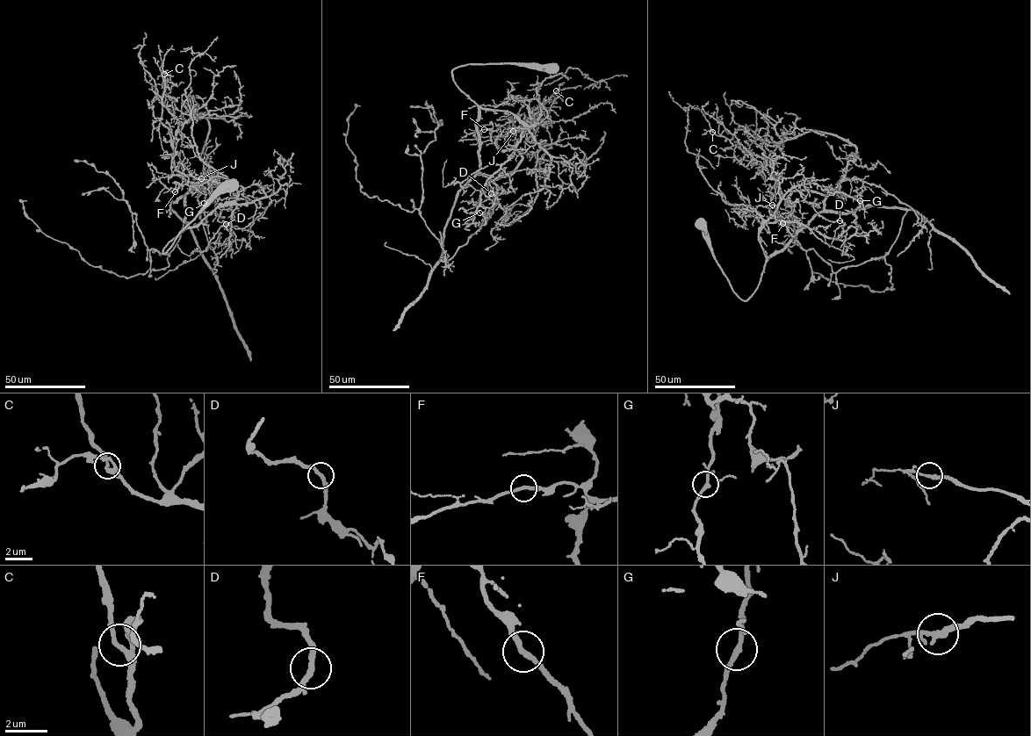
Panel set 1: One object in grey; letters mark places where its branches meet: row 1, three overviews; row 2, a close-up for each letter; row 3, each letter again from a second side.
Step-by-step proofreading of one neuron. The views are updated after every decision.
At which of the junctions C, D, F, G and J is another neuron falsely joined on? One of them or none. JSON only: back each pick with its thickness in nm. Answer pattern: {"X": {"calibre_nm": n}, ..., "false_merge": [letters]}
{"false_merge": []}

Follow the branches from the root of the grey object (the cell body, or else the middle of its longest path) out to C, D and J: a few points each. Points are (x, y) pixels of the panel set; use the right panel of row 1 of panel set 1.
C: (700, 223), (745, 300), (768, 258), (825, 204), (799, 190), (790, 206), (766, 160), (712, 132)
D: (700, 223), (731, 288), (745, 300), (766, 261), (760, 232), (787, 191), (794, 186), (818, 214), (839, 220)
J: (700, 223), (731, 288), (745, 300), (757, 287), (766, 261), (758, 240), (762, 219), (754, 209), (772, 205)

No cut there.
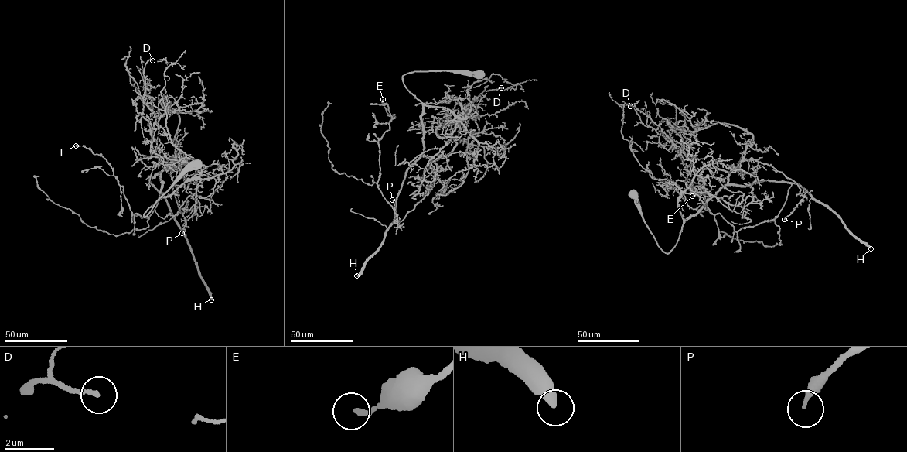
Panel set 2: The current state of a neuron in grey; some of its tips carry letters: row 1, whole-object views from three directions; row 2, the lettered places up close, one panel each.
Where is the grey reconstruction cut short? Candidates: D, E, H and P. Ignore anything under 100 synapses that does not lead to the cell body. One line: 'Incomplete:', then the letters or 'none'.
Incomplete: H

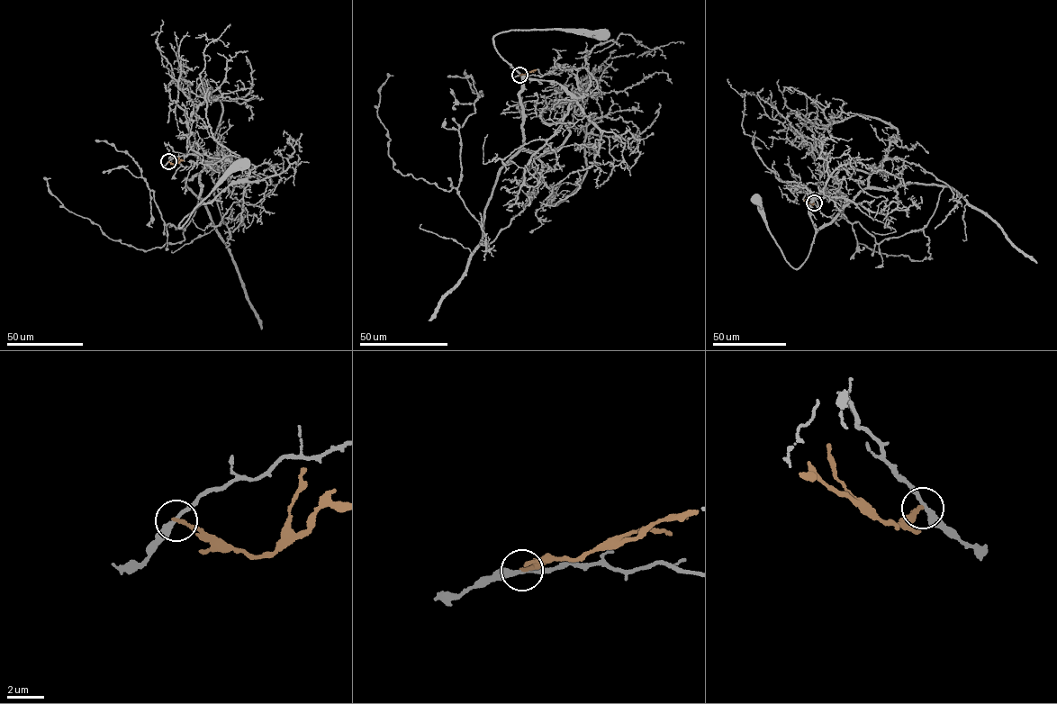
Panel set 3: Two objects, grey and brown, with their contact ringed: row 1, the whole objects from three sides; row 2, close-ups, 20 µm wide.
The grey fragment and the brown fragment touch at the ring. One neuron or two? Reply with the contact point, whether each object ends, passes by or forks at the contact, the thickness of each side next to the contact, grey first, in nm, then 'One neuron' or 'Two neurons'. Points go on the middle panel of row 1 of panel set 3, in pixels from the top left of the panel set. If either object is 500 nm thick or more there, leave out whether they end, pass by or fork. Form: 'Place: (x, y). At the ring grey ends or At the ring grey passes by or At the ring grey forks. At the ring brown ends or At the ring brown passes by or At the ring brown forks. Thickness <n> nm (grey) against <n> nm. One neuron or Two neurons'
Place: (519, 75). At the ring grey passes by. At the ring brown ends. Thickness 240 nm (grey) against 190 nm. Two neurons

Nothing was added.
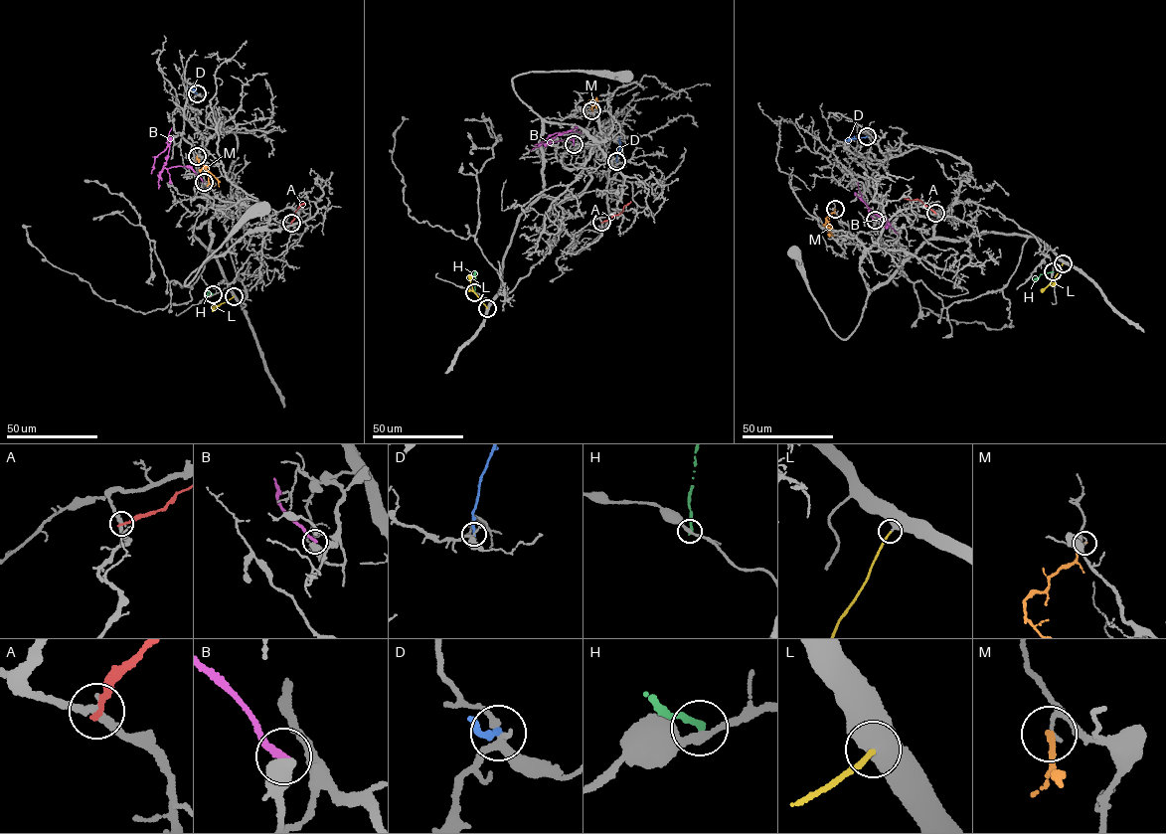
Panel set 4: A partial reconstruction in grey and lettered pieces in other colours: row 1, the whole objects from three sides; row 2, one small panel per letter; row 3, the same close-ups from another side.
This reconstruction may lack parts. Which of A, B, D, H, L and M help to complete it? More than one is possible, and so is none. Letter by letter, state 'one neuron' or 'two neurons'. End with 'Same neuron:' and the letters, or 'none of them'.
A: two neurons
B: two neurons
D: two neurons
H: two neurons
L: one neuron
M: two neurons
Same neuron: L

